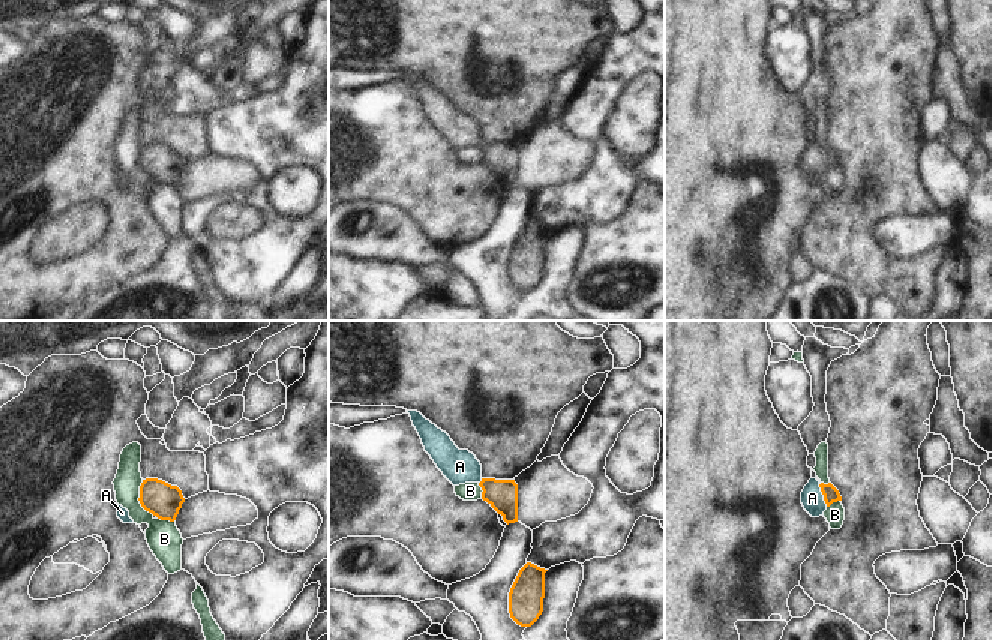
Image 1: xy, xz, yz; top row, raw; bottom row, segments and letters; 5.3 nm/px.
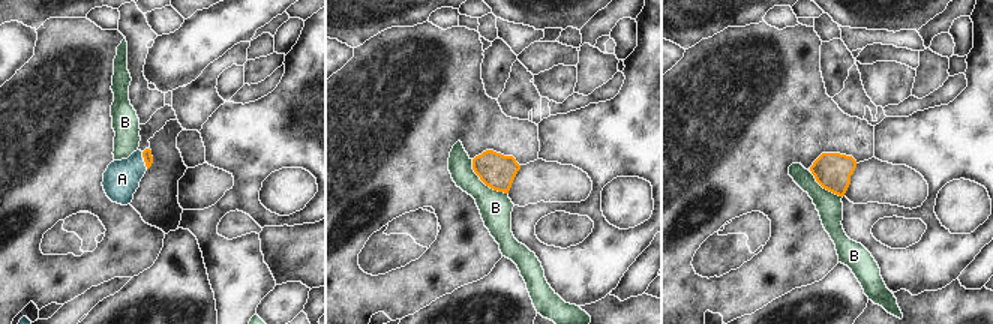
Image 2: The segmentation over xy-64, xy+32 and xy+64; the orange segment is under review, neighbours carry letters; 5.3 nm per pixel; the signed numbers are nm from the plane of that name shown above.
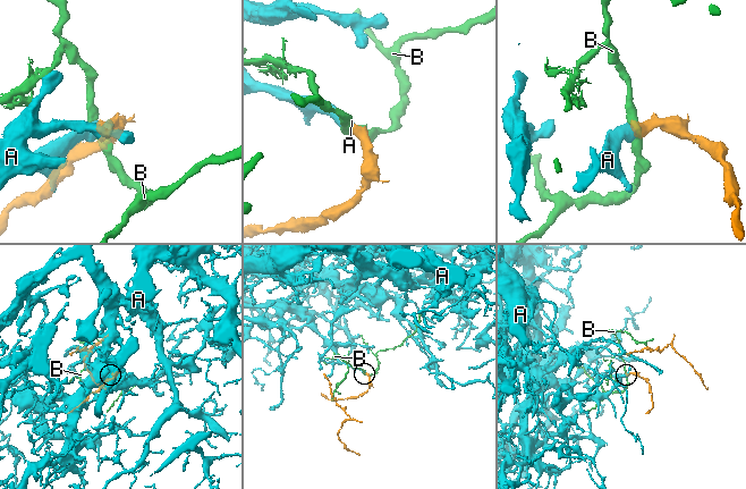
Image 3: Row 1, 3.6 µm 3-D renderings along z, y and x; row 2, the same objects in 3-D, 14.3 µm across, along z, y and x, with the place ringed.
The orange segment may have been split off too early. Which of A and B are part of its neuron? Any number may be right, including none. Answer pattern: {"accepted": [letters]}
{"accepted": ["A"]}

